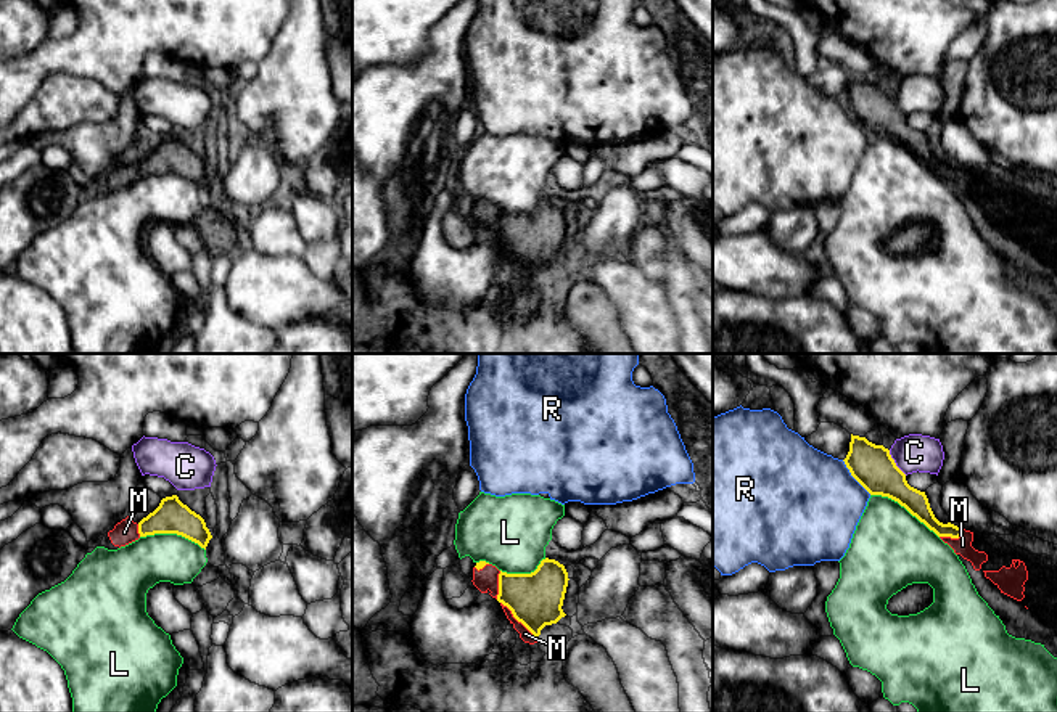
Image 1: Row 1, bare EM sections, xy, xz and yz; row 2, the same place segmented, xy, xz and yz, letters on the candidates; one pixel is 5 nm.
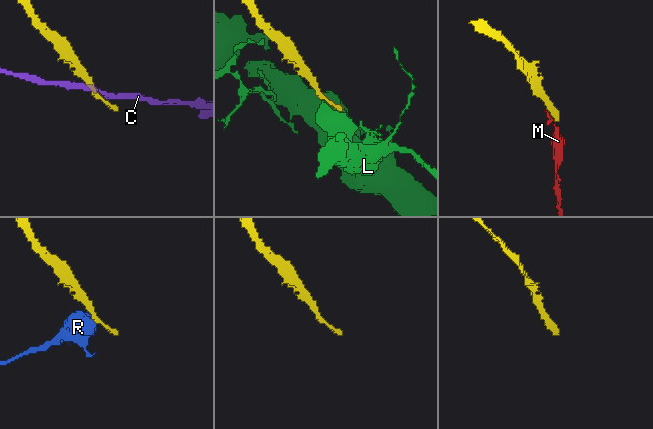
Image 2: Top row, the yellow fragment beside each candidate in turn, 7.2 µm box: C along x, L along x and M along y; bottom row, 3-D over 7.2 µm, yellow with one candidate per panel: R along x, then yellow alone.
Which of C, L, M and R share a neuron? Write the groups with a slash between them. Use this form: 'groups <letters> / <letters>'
groups C / L / M / R

